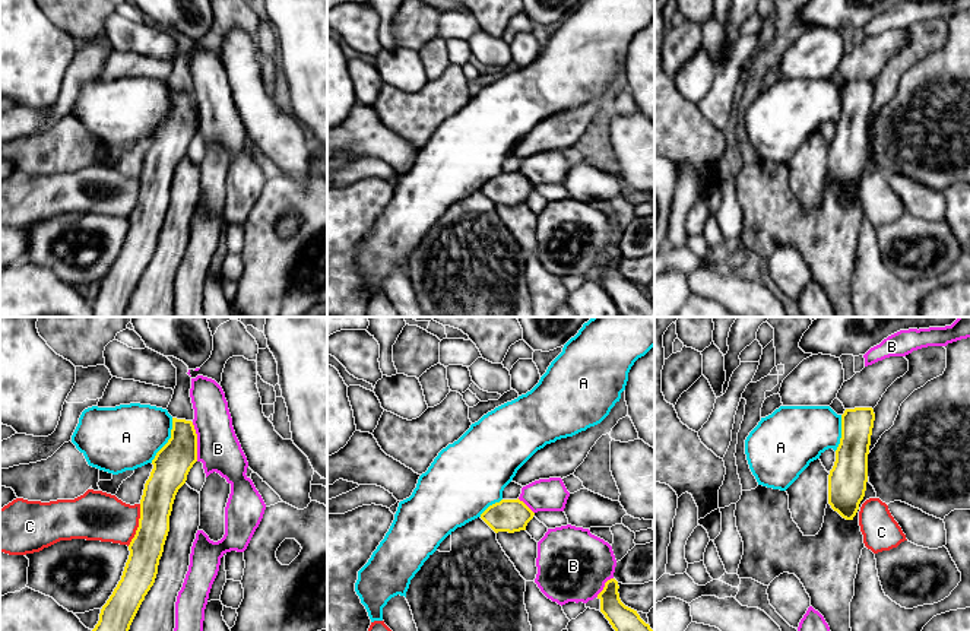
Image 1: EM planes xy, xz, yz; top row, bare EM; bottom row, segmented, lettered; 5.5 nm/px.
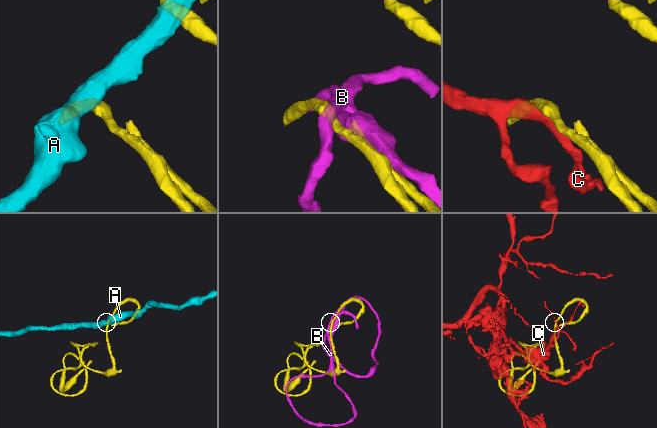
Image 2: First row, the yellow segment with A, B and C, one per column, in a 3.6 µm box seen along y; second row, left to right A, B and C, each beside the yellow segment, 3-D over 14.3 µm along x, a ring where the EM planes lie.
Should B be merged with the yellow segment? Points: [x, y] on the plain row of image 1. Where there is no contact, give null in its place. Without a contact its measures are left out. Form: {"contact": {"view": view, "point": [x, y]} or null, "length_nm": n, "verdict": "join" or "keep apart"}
{"contact": {"view": "xy", "point": [196, 114]}, "length_nm": 220, "verdict": "join"}

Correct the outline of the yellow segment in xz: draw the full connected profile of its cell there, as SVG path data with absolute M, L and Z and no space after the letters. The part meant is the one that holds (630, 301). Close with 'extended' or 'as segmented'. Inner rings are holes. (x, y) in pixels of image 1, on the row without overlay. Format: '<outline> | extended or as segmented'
M611 251L597 267L600 285L615 302L621 317L654 317L654 304L646 297L637 283L625 279L618 266L618 254Z | as segmented

